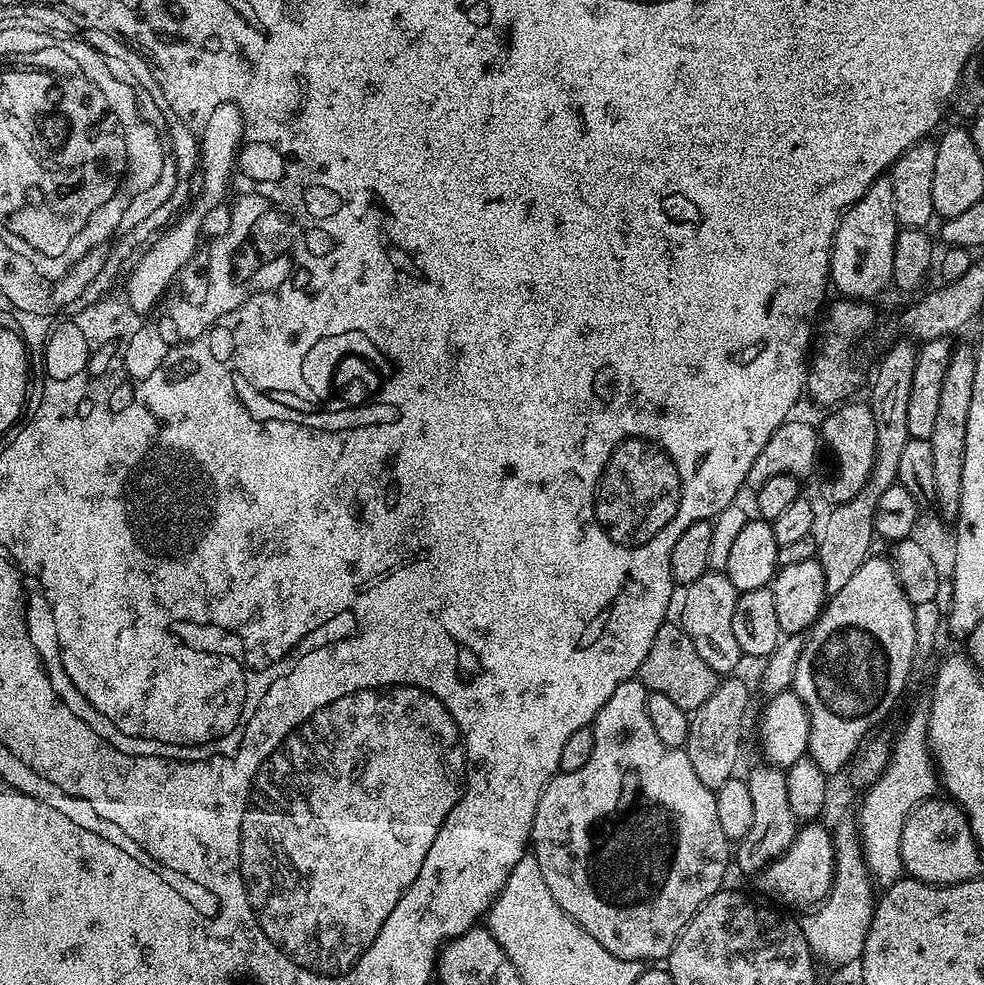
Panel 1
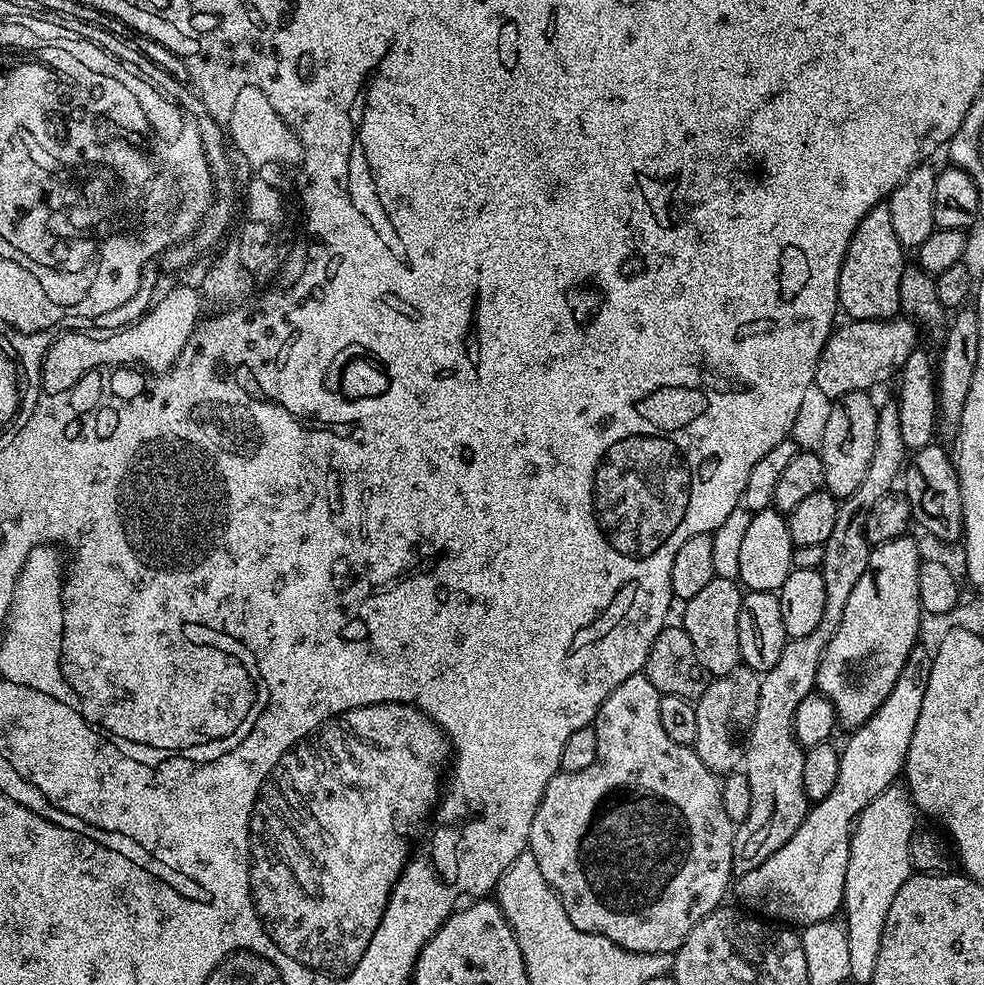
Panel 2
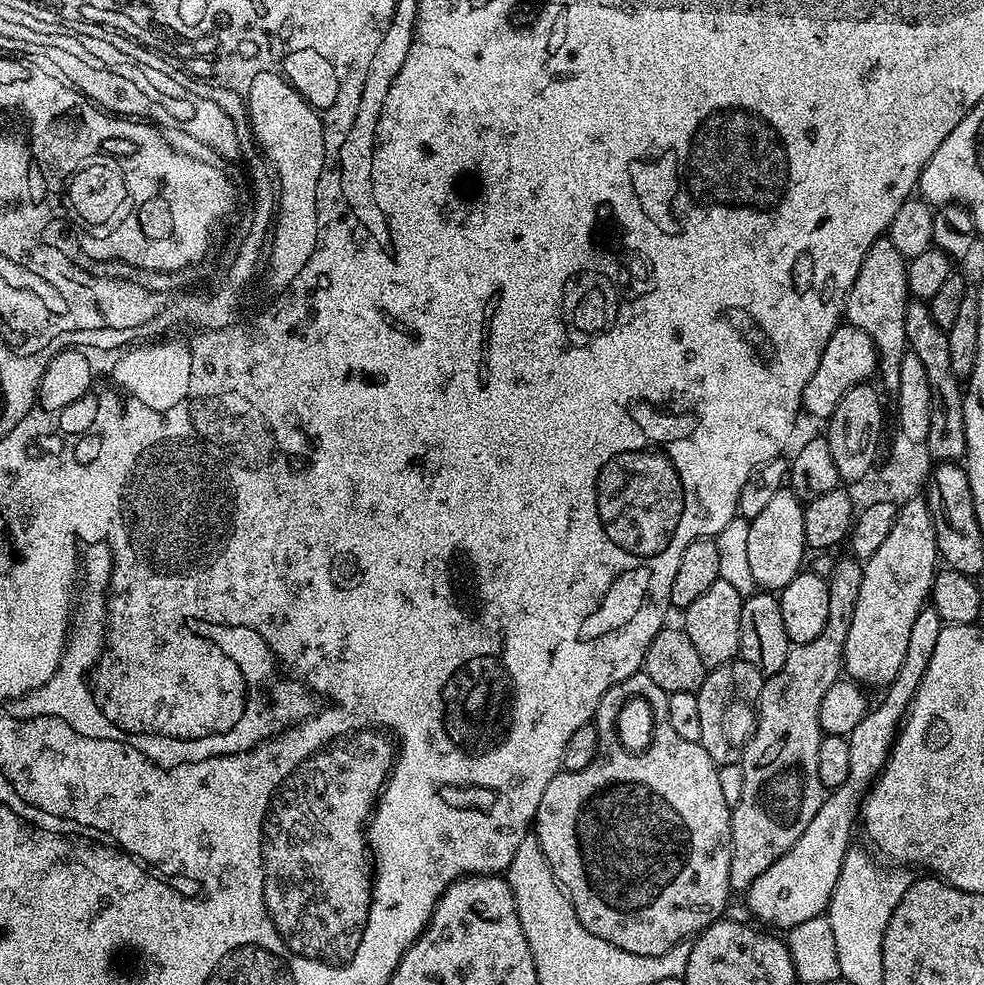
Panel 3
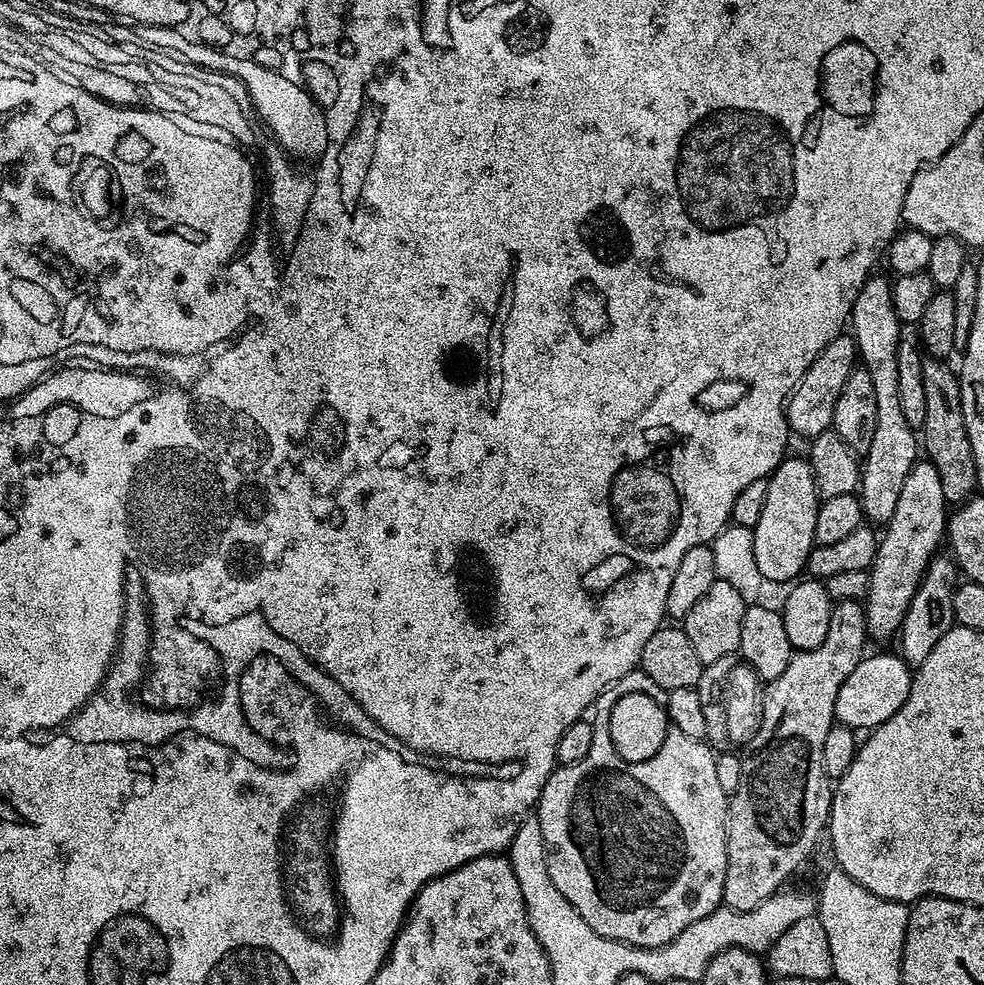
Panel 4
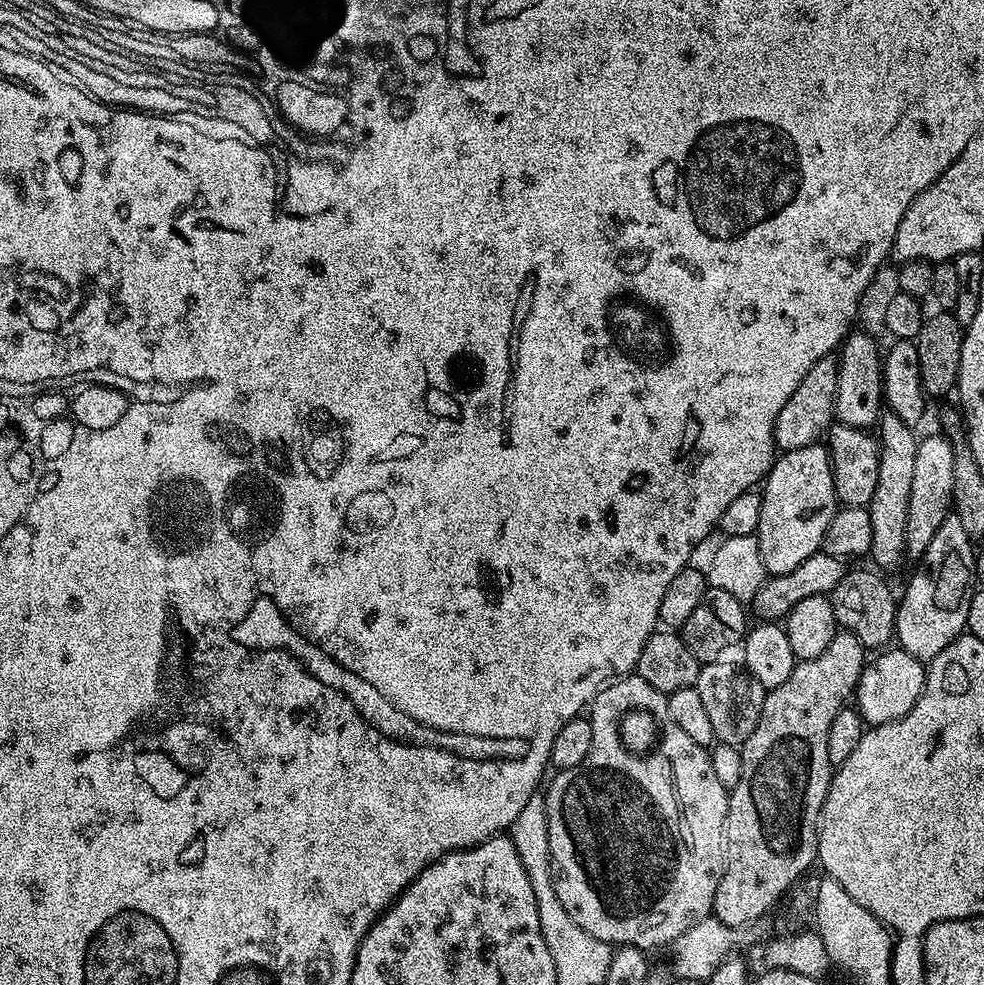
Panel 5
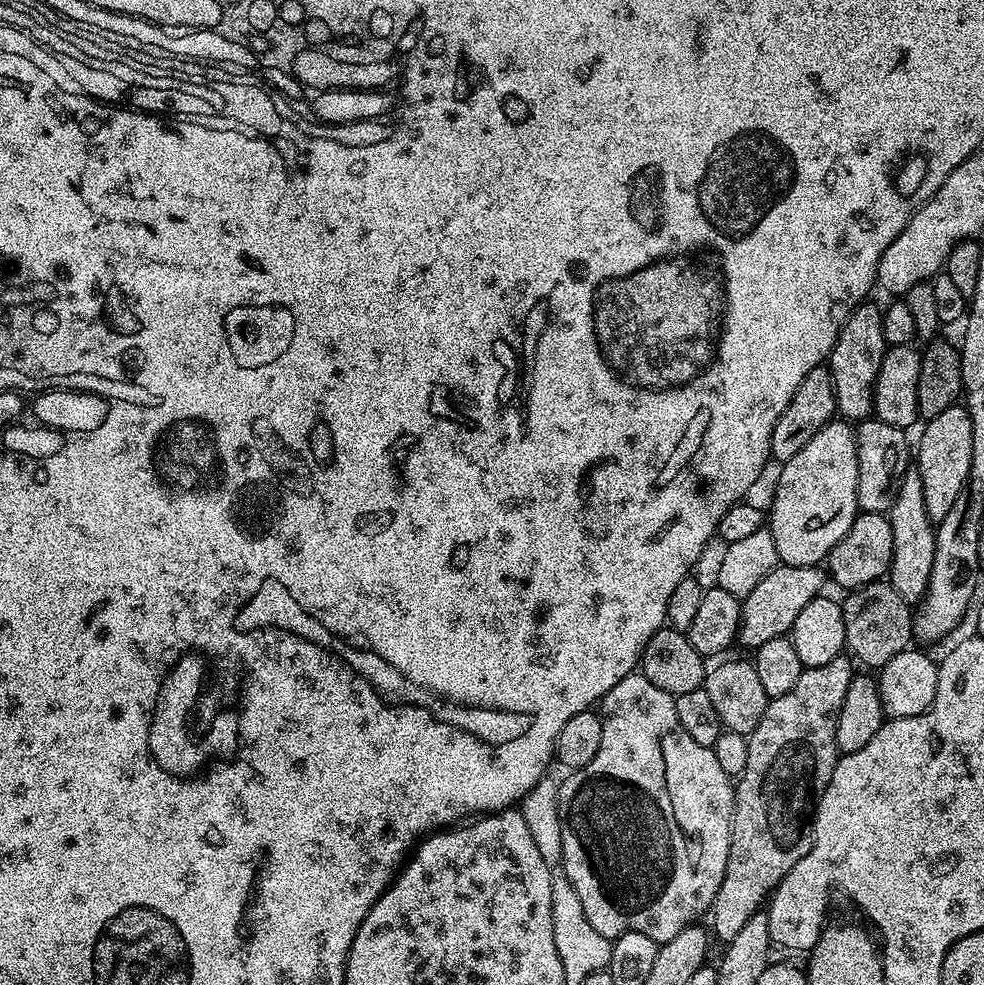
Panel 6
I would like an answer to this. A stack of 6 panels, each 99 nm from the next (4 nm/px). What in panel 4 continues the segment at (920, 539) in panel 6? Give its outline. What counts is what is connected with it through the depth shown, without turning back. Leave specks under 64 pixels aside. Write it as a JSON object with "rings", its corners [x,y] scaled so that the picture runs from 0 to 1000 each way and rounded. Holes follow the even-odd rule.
{"rings":[[[887,278],[872,294],[872,303],[866,312],[864,337],[870,346],[870,355],[876,373],[884,380],[888,391],[888,412],[892,412],[892,424],[888,428],[888,446],[884,457],[877,460],[876,478],[872,503],[878,523],[887,533],[901,533],[913,515],[913,505],[925,477],[933,470],[933,439],[921,428],[917,407],[913,401],[913,351],[917,344],[917,330],[909,313],[905,283]]]}

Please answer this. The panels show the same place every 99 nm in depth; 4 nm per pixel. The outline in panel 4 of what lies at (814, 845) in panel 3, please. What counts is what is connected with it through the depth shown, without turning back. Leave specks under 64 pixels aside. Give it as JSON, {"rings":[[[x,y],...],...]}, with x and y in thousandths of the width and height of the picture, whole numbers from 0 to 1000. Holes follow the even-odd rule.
{"rings":[[[952,563],[943,575],[939,590],[933,595],[925,615],[921,619],[921,627],[913,643],[915,650],[914,665],[924,676],[934,676],[941,672],[945,660],[953,656],[957,644],[961,644],[972,634],[972,598],[974,596],[974,578],[962,563]]]}

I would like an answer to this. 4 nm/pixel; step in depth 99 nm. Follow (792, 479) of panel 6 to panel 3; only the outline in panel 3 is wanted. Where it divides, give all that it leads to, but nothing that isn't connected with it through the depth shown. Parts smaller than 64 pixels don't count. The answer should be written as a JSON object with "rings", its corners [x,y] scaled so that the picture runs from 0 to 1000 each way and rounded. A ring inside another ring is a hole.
{"rings":[[[798,493],[783,506],[783,511],[774,517],[774,522],[770,526],[762,529],[762,580],[766,582],[766,591],[776,599],[792,599],[815,579],[813,573],[817,569],[819,553],[817,550],[817,512],[812,508],[804,497],[804,494]]]}

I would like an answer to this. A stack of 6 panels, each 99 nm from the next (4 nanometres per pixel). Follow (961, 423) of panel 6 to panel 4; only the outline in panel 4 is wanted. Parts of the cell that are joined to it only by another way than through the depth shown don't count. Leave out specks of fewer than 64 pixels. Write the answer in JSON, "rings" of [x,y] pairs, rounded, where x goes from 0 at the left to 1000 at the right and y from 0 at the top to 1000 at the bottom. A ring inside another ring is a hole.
{"rings":[[[936,466],[925,477],[921,489],[917,493],[917,503],[913,505],[913,515],[909,518],[905,527],[902,528],[900,539],[894,544],[892,562],[887,571],[882,586],[882,603],[878,613],[878,626],[882,628],[882,645],[887,651],[902,650],[914,643],[917,631],[921,627],[921,619],[933,599],[933,595],[939,590],[943,581],[943,575],[952,563],[955,548],[960,547],[963,535],[964,510],[957,502],[957,488],[953,486],[953,477],[949,477],[946,467]]]}

